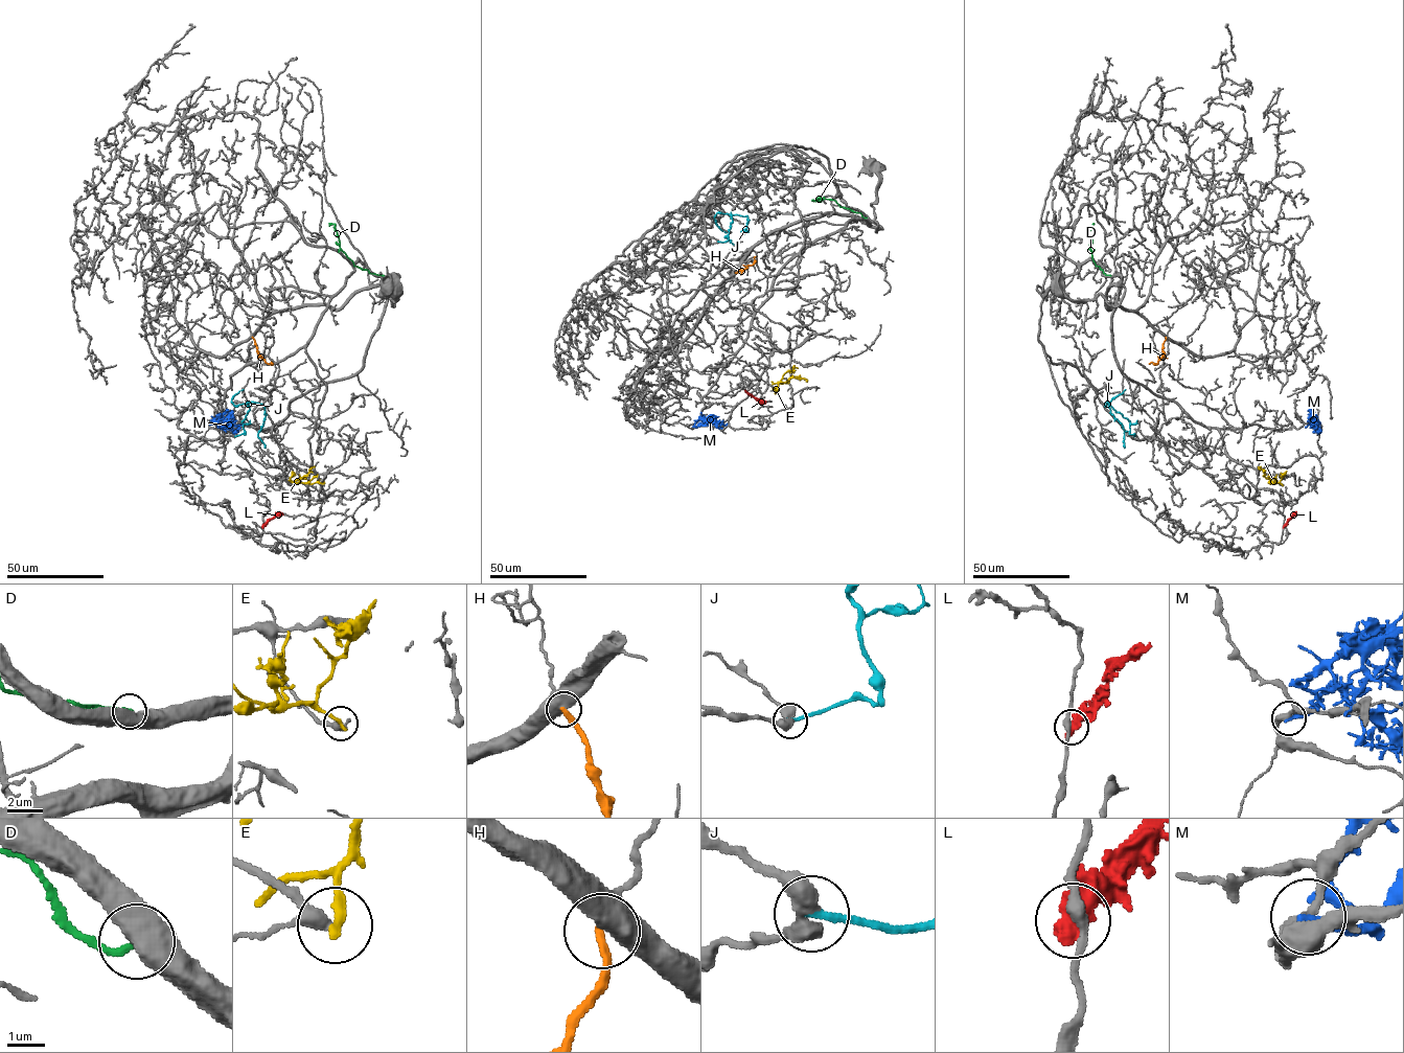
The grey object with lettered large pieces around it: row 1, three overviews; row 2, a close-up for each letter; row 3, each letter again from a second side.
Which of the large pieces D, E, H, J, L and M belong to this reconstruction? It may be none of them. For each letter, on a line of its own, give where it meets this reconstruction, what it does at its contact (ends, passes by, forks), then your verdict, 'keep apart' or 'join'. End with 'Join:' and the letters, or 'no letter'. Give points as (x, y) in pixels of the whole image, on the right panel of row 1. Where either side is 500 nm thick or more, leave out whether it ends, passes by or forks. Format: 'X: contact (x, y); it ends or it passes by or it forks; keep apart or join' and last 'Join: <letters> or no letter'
D: contact (1110, 275); keep apart
E: contact (1282, 484); it ends; keep apart
H: contact (1166, 337); keep apart
J: contact (1134, 436); it ends; join
L: contact (1284, 526); keep apart
M: contact (1319, 425); it ends; keep apart
Join: J

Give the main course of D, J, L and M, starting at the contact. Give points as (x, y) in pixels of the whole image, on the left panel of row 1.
D: (384, 275), (353, 266), (341, 249), (335, 224), (329, 226)
J: (235, 436), (246, 434), (242, 421), (249, 410), (248, 404), (261, 404), (266, 416), (257, 436), (265, 448)
L: (262, 527), (282, 513)
M: (210, 425), (211, 420), (217, 417), (217, 422), (229, 424), (232, 431), (239, 427)

